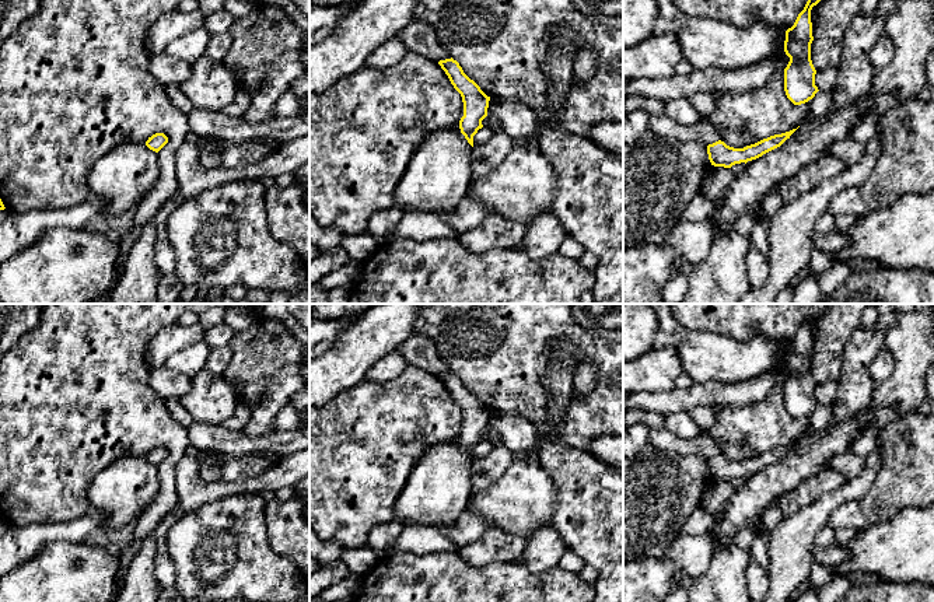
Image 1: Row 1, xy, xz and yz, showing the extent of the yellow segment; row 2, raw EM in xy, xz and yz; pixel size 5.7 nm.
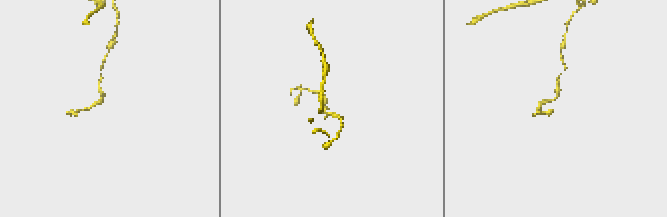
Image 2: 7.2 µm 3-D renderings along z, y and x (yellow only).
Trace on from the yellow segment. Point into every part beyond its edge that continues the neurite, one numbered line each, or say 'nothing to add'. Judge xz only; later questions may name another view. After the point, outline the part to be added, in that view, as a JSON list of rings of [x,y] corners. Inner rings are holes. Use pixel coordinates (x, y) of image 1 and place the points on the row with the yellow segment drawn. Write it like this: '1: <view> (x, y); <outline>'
nothing to add

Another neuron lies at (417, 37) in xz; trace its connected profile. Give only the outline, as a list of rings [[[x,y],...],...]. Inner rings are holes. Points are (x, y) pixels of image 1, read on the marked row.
[[[412,21],[396,38],[407,50],[430,60],[440,62],[452,57],[448,49],[438,41],[437,31],[421,21]]]

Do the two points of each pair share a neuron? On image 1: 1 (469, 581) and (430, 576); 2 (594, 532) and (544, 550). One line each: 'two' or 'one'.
1: one
2: two

